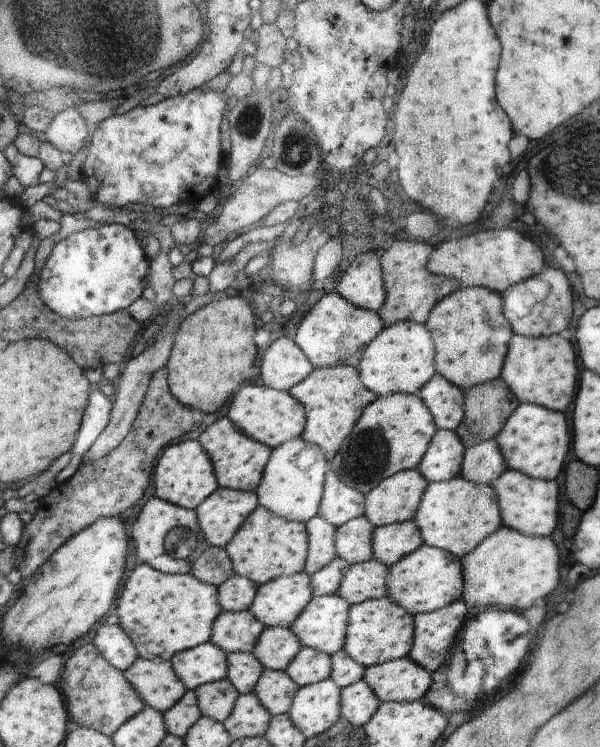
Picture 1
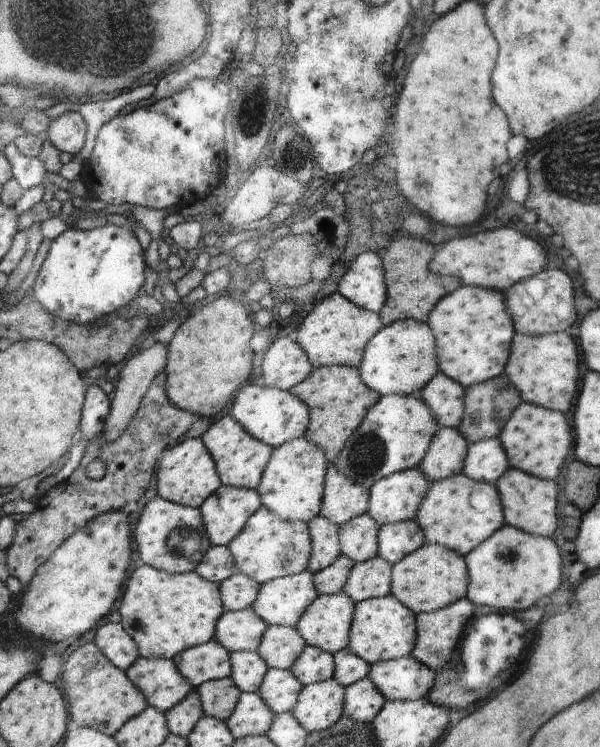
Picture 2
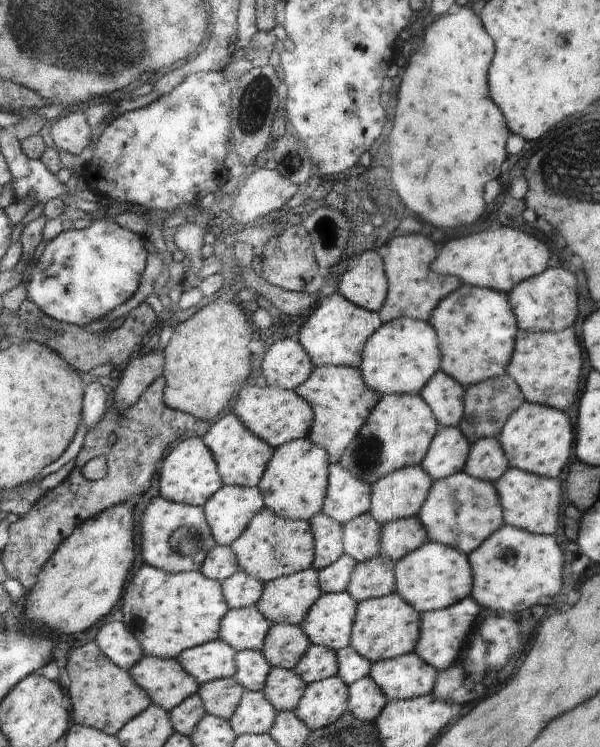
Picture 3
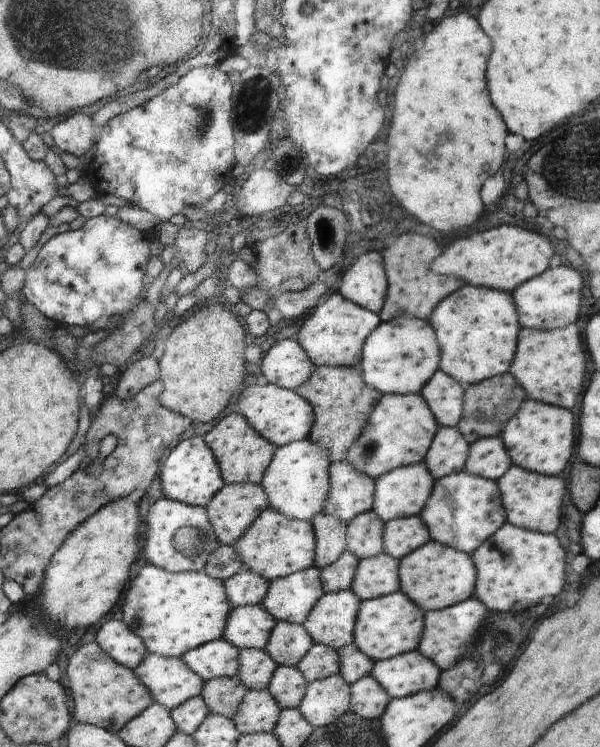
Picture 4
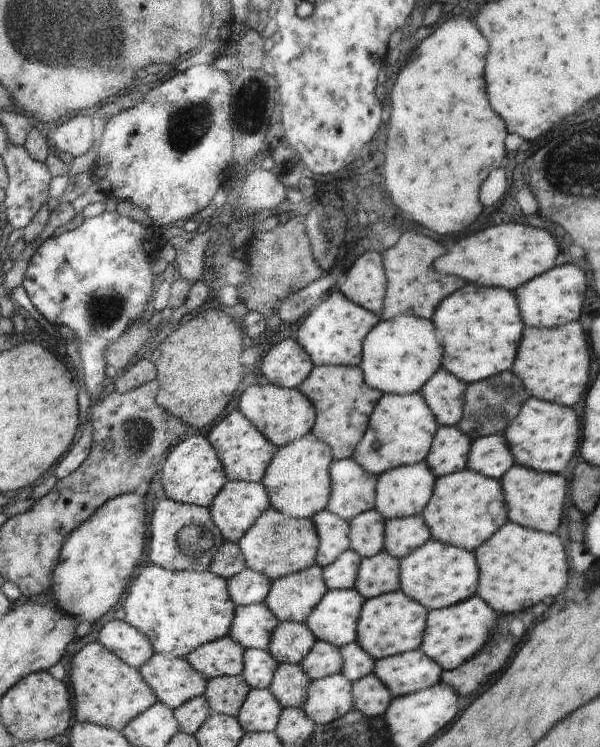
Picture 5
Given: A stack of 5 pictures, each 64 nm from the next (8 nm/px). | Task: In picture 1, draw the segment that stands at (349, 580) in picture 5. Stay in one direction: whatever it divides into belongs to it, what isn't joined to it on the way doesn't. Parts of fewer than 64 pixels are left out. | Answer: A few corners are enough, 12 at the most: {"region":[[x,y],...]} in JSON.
{"region":[[334,557],[311,575],[314,596],[338,594],[349,562]]}

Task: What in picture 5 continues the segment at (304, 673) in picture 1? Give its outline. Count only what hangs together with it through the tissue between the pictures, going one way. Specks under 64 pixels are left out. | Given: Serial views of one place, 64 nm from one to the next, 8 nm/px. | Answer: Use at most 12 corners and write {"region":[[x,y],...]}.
{"region":[[318,639],[300,662],[311,681],[343,673],[342,650]]}

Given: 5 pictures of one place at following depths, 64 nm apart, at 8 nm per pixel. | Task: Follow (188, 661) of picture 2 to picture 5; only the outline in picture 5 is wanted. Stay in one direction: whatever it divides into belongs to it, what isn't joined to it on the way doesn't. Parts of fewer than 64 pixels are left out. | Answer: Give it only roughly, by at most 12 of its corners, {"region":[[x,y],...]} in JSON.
{"region":[[232,636],[189,659],[209,680],[240,675],[246,648]]}

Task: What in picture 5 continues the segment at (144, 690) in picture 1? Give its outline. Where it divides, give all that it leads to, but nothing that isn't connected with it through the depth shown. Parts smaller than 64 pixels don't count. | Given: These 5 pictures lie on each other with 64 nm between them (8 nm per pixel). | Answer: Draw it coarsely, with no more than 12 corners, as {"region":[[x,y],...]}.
{"region":[[157,653],[141,670],[159,700],[178,710],[210,680],[189,658]]}

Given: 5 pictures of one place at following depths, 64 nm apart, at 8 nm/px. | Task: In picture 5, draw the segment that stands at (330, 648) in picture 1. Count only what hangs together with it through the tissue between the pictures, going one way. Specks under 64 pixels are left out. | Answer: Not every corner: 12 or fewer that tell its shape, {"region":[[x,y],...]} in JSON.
{"region":[[329,589],[306,620],[316,640],[355,642],[366,600]]}

